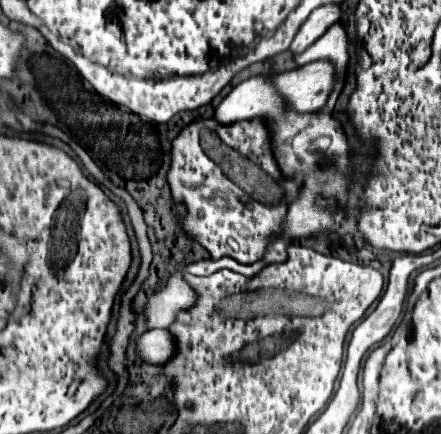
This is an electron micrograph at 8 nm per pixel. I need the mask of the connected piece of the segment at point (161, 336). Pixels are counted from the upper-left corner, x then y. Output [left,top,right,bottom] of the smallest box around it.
[137,330,173,364]

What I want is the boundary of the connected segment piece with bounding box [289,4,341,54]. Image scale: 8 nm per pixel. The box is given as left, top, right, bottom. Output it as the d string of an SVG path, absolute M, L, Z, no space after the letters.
M327 4L327 6L321 6L317 8L313 14L309 14L309 18L301 24L299 32L295 34L293 42L291 42L291 52L293 54L301 54L305 52L317 38L321 38L327 28L331 24L335 24L341 16L341 10L337 4Z

